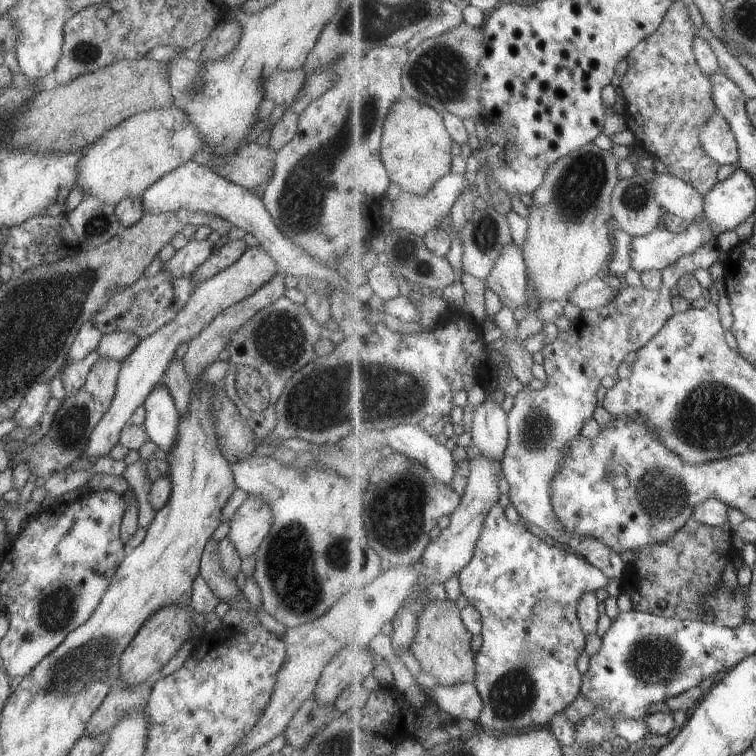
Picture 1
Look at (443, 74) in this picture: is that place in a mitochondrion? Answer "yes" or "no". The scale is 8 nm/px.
yes

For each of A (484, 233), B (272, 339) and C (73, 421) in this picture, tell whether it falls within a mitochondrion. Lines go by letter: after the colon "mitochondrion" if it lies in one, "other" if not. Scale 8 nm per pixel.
A: mitochondrion
B: mitochondrion
C: mitochondrion

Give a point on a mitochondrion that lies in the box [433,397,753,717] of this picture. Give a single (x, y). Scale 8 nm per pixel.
(661, 493)

